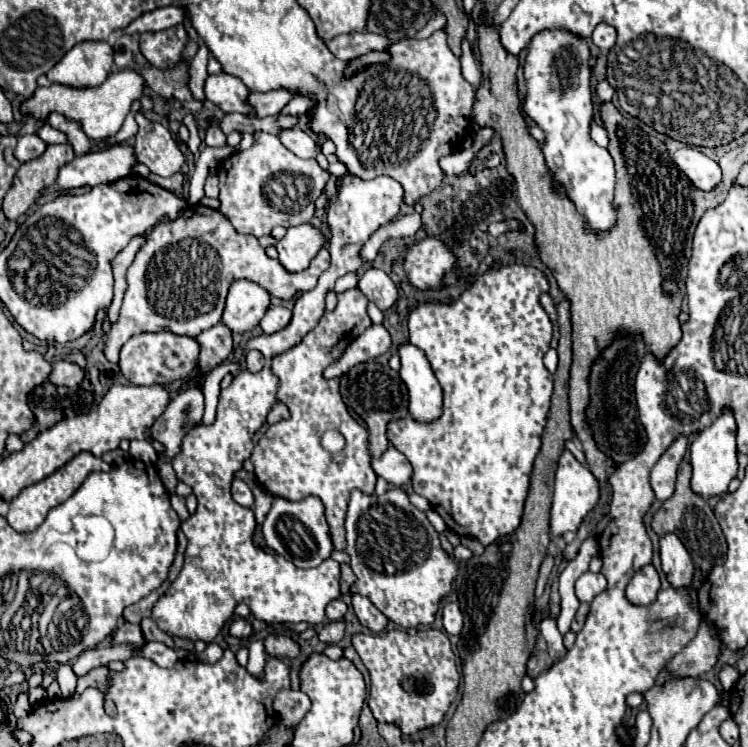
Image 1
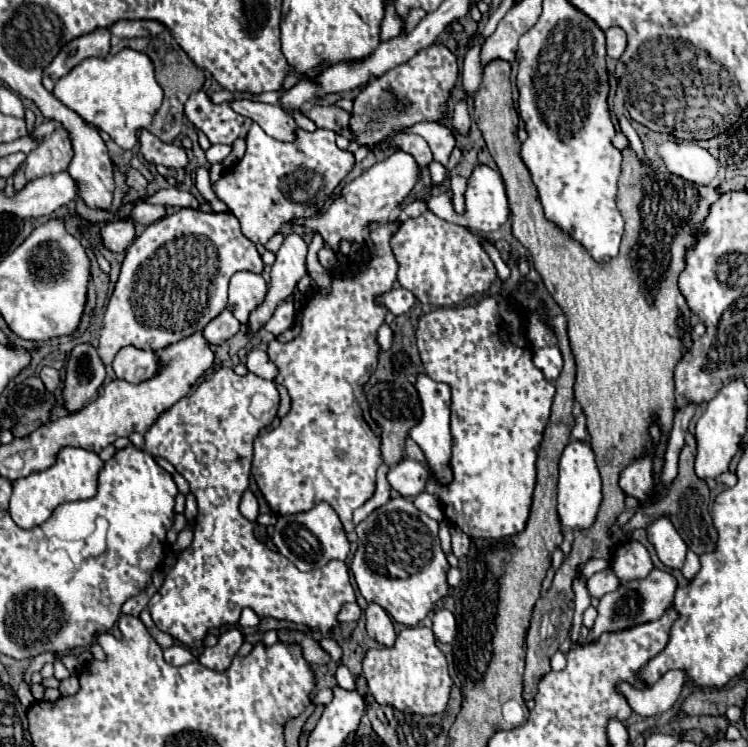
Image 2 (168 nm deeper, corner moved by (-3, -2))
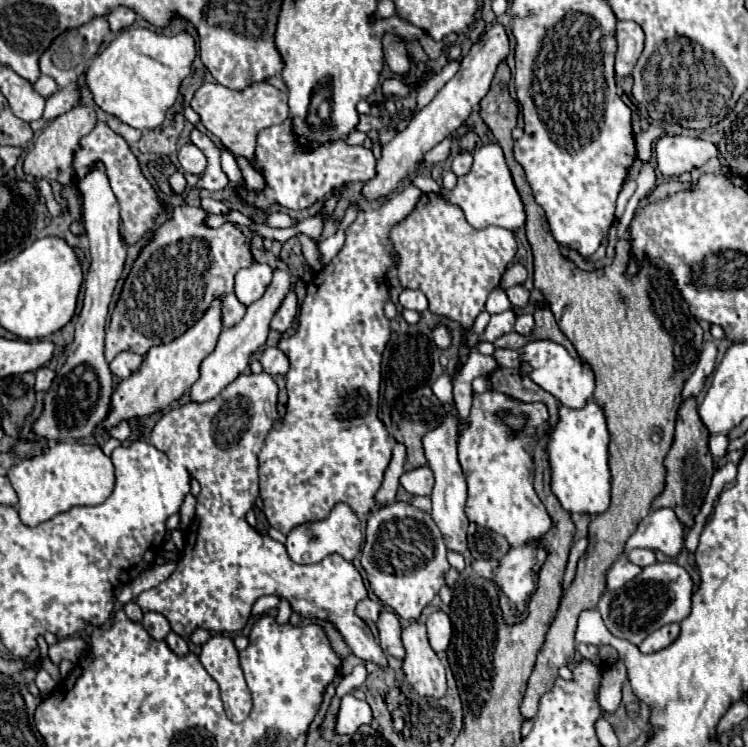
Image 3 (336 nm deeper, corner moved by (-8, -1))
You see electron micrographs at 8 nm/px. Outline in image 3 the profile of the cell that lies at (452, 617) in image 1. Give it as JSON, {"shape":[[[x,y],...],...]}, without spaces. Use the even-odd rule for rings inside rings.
{"shape":[[[434,611],[428,619],[426,619],[426,631],[428,631],[428,641],[430,647],[440,653],[448,649],[450,637],[452,637],[452,623],[448,619],[446,613],[442,611]]]}

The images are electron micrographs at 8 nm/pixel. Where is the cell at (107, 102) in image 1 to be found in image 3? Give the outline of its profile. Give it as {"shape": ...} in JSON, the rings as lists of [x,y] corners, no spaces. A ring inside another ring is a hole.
{"shape":[[[132,25],[120,31],[120,35],[94,57],[86,79],[94,91],[96,105],[106,113],[122,119],[130,127],[154,129],[174,105],[180,93],[180,83],[192,73],[194,59],[196,41],[188,31],[168,35]]]}

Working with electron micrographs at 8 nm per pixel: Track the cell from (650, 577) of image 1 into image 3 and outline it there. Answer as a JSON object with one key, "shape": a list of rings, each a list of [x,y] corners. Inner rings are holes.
{"shape":[[[654,563],[644,567],[642,573],[624,587],[606,591],[598,603],[598,611],[612,635],[640,645],[652,631],[670,623],[680,623],[688,617],[688,611],[692,607],[692,587],[694,583],[688,571],[678,563]]]}

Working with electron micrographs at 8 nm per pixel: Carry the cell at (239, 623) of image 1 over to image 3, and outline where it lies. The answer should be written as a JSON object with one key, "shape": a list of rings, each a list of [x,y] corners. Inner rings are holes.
{"shape":[[[212,635],[202,645],[200,661],[220,685],[226,715],[232,721],[244,721],[252,709],[252,699],[238,665],[238,651],[232,639],[224,635]]]}

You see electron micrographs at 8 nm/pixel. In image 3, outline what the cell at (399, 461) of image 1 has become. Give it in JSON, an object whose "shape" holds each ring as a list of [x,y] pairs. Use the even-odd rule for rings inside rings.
{"shape":[[[418,467],[402,475],[402,487],[412,495],[430,495],[434,487],[434,475],[428,467]]]}

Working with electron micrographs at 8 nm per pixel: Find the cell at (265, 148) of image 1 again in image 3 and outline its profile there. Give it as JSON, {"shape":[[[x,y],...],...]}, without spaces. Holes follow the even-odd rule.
{"shape":[[[288,119],[280,125],[272,125],[260,131],[254,167],[266,179],[266,187],[258,193],[242,189],[238,191],[242,199],[246,199],[254,207],[268,207],[278,203],[284,207],[296,207],[300,211],[314,205],[326,193],[344,183],[370,181],[376,175],[376,157],[368,147],[350,147],[344,141],[322,145],[318,149],[302,147],[298,143],[298,137],[292,133],[292,125]]]}

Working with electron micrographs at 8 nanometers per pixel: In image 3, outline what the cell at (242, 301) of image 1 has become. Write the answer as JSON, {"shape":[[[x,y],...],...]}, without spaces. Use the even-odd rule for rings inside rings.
{"shape":[[[252,263],[236,273],[236,297],[244,305],[252,305],[258,301],[272,281],[272,267],[268,263]]]}

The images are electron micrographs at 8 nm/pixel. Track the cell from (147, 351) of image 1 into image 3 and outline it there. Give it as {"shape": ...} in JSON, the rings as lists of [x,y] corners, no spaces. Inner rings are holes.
{"shape":[[[124,351],[120,355],[114,357],[114,361],[110,363],[110,371],[120,377],[120,379],[126,379],[128,375],[132,375],[142,363],[142,357],[136,355],[136,353],[130,353],[130,351]]]}

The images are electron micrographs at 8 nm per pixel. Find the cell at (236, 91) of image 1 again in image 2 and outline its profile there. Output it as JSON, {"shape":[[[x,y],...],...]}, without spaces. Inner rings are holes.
{"shape":[[[229,100],[231,108],[239,112],[241,116],[251,118],[257,122],[269,136],[277,140],[295,140],[295,132],[299,130],[297,122],[293,120],[291,114],[287,114],[279,104],[263,104],[263,102],[253,102],[253,100]]]}

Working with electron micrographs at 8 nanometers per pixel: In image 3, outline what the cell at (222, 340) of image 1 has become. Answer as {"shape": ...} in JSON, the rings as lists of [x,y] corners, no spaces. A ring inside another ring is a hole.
{"shape":[[[228,293],[222,297],[222,321],[224,325],[234,325],[238,323],[246,313],[246,307],[236,299],[234,293]]]}

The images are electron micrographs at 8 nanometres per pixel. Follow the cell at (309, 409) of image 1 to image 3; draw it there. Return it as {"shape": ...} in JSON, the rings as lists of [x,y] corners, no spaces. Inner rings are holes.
{"shape":[[[408,185],[382,207],[358,211],[356,221],[346,229],[344,247],[320,273],[314,275],[312,281],[308,281],[308,293],[300,307],[296,333],[278,343],[278,347],[290,359],[290,371],[285,375],[288,403],[280,429],[272,429],[266,435],[266,443],[258,455],[258,479],[260,497],[264,501],[264,515],[270,527],[282,531],[284,535],[288,535],[294,527],[302,523],[326,519],[336,503],[348,503],[358,517],[364,517],[376,505],[374,495],[382,485],[382,475],[392,457],[390,435],[376,414],[381,384],[382,351],[390,335],[390,321],[384,315],[384,303],[388,299],[384,273],[390,267],[386,245],[392,245],[388,239],[390,227],[408,217],[412,207],[416,207],[420,195],[420,189]],[[358,387],[362,387],[370,395],[367,413],[356,419],[340,419],[340,403],[344,403],[344,397]]]}

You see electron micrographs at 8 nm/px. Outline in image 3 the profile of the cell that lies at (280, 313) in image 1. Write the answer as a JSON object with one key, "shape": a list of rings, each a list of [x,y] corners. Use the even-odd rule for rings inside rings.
{"shape":[[[290,289],[290,291],[288,291],[288,295],[284,297],[282,305],[280,305],[280,307],[278,307],[278,311],[274,313],[274,317],[272,317],[272,321],[270,321],[270,327],[272,327],[274,331],[278,331],[278,333],[286,331],[286,329],[292,325],[294,317],[296,317],[296,309],[298,309],[296,293]]]}

